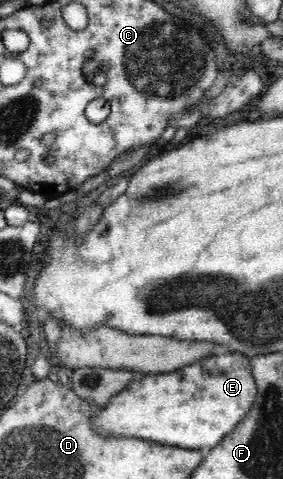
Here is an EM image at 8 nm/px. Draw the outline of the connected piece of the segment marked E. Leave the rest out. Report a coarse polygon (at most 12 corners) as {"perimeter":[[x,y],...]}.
{"perimeter":[[210,357],[116,394],[92,428],[216,447],[248,415],[249,357]]}

